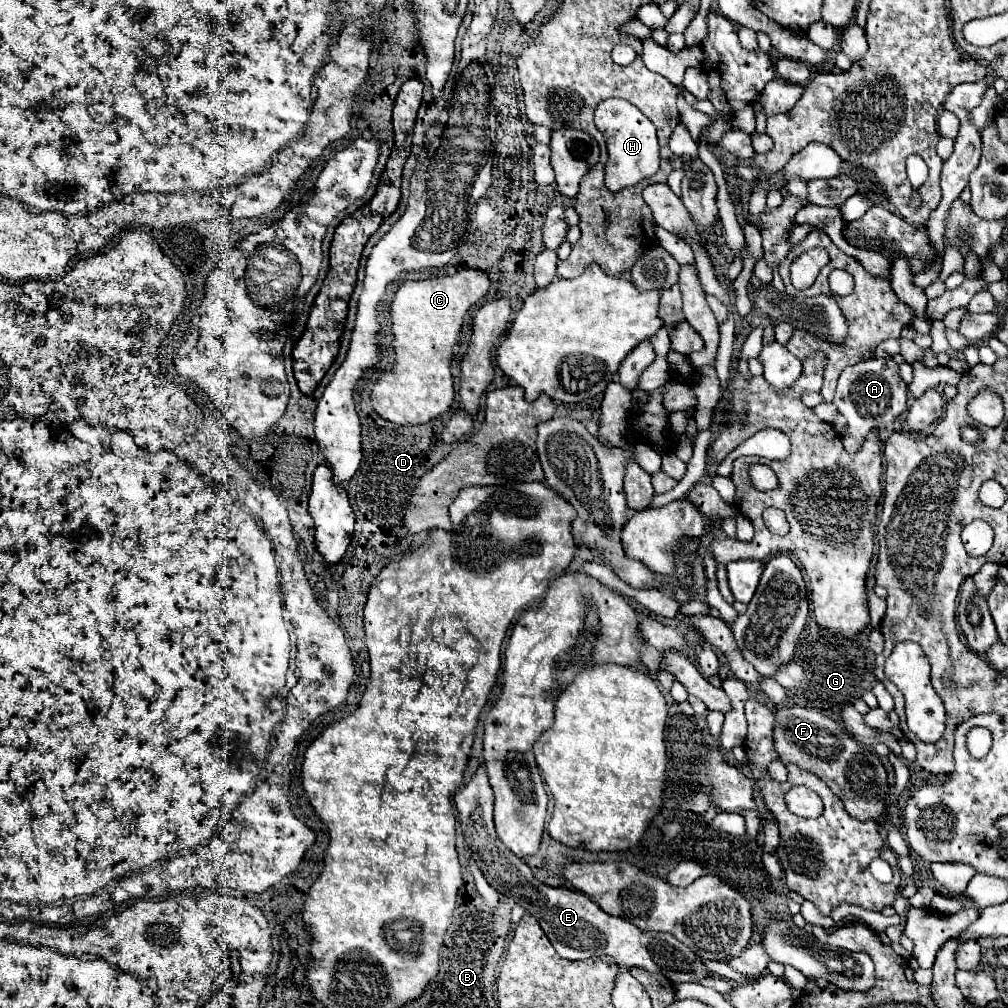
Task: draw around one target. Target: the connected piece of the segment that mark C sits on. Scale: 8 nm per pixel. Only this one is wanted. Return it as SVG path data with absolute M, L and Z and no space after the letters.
M465 268L453 276L405 282L391 302L395 366L373 386L375 412L395 424L425 424L453 404L451 358L465 312L487 296L491 280L483 270Z

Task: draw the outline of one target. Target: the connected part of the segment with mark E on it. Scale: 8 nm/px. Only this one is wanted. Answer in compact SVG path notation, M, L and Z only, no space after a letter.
M479 768L469 784L465 784L455 794L455 806L459 810L461 828L465 836L465 844L471 848L471 858L483 872L485 880L503 896L515 900L523 906L535 920L539 920L543 932L551 940L553 948L559 956L567 960L583 960L591 956L611 956L617 964L639 966L653 974L667 976L673 984L679 982L699 982L709 978L709 970L699 956L693 954L685 944L681 944L675 936L665 932L641 932L637 926L629 924L619 916L611 916L601 910L593 900L589 900L579 890L569 888L553 888L541 884L533 874L527 862L505 848L505 844L497 838L495 822L493 822L493 790L489 786L487 774Z

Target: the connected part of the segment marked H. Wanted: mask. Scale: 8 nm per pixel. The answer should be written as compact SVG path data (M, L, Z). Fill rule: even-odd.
M619 98L603 100L595 110L595 126L603 132L609 150L609 160L605 166L605 184L611 192L635 186L659 170L659 144L655 126L633 104Z

